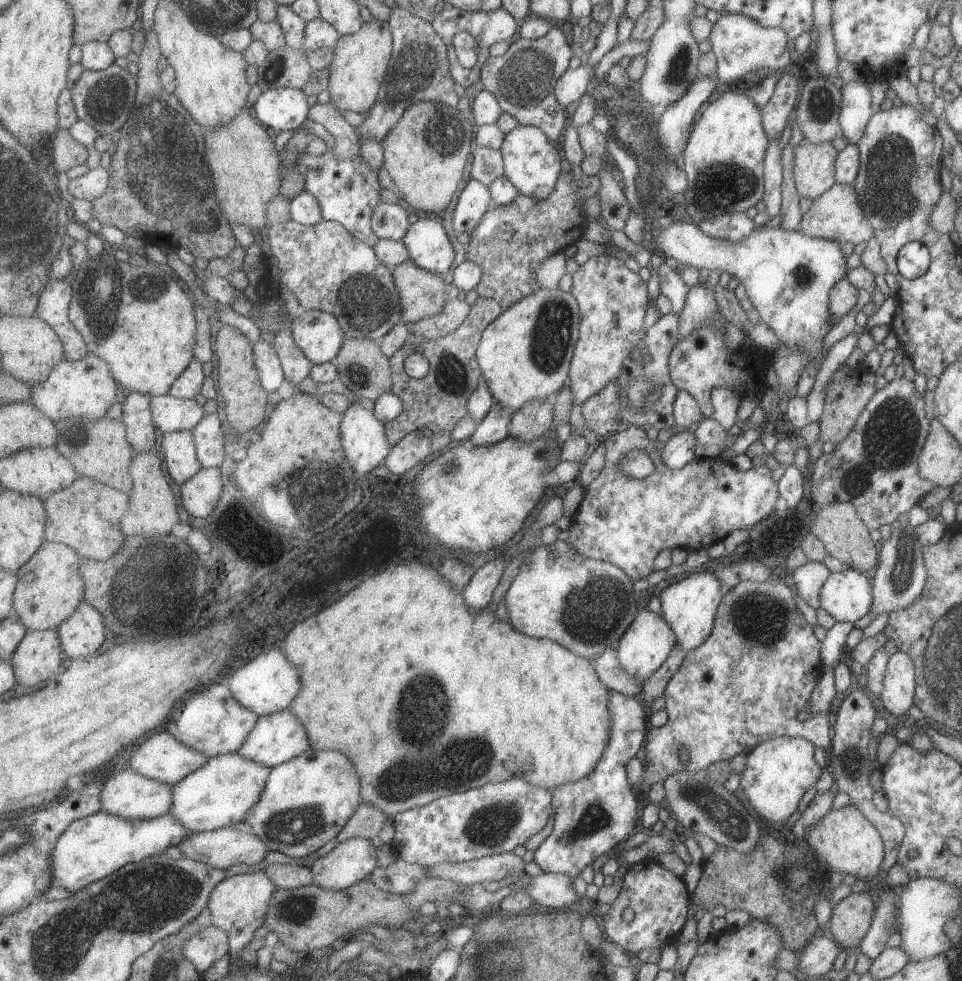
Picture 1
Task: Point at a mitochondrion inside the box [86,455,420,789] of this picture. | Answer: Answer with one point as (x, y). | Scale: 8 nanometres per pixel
(156, 591)

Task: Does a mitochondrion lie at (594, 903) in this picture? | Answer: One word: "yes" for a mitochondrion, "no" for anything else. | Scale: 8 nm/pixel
no

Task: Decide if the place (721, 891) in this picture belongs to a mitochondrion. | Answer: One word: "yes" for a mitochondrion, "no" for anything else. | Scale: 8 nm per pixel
no

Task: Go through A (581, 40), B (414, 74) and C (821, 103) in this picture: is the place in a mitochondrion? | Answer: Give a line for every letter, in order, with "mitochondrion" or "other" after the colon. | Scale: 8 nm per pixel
A: other
B: mitochondrion
C: mitochondrion

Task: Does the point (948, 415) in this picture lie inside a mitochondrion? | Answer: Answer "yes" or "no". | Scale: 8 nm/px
no

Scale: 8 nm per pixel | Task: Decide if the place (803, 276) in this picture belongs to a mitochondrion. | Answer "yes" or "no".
yes

